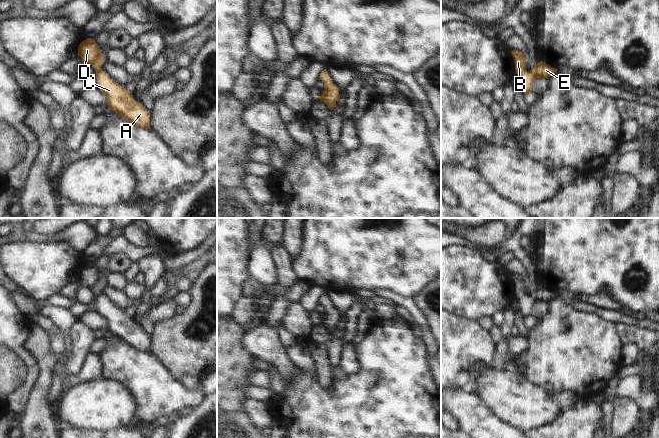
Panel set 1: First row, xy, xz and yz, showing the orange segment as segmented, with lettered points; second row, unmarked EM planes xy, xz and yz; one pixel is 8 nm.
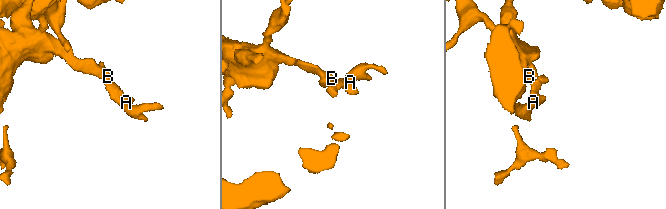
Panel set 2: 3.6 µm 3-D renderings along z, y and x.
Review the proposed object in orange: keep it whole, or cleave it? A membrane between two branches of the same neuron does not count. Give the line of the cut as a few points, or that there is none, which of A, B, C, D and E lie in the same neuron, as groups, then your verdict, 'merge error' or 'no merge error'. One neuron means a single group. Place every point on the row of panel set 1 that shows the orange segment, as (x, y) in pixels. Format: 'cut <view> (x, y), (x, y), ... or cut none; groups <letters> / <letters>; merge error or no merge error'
cut none; groups A B C D E; no merge error

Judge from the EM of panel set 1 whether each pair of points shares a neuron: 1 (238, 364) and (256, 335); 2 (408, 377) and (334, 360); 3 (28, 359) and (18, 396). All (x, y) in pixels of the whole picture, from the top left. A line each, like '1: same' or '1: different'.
1: different
2: different
3: same

